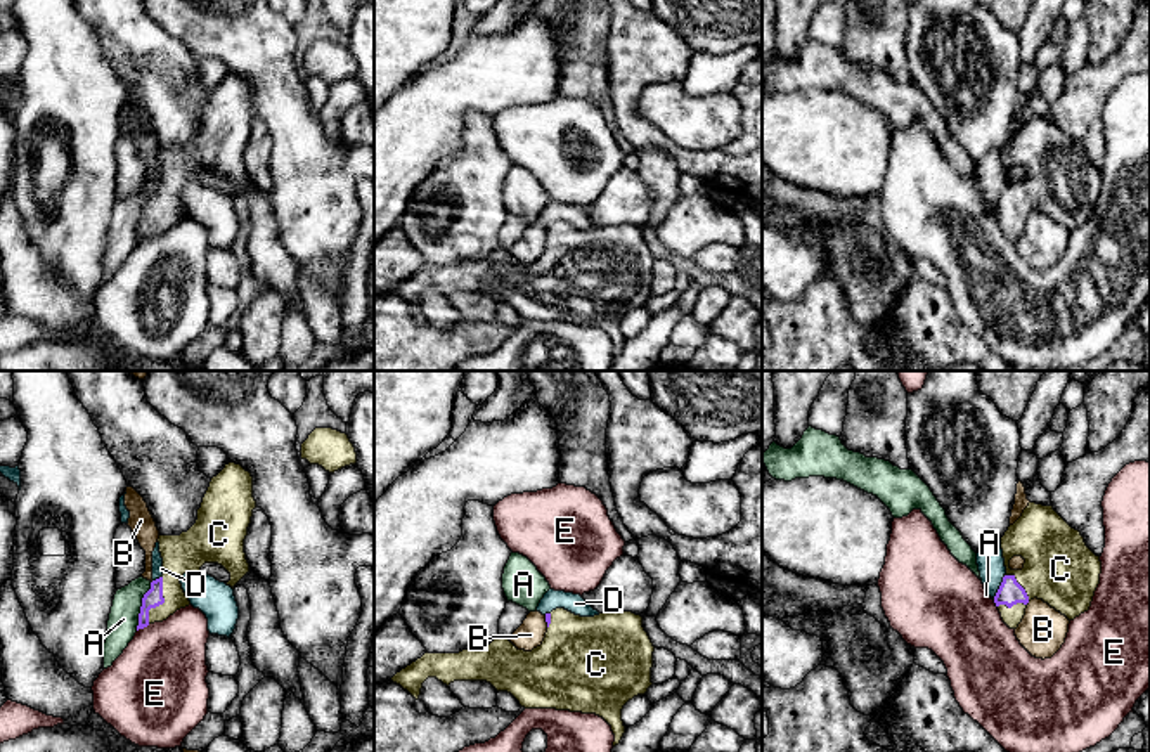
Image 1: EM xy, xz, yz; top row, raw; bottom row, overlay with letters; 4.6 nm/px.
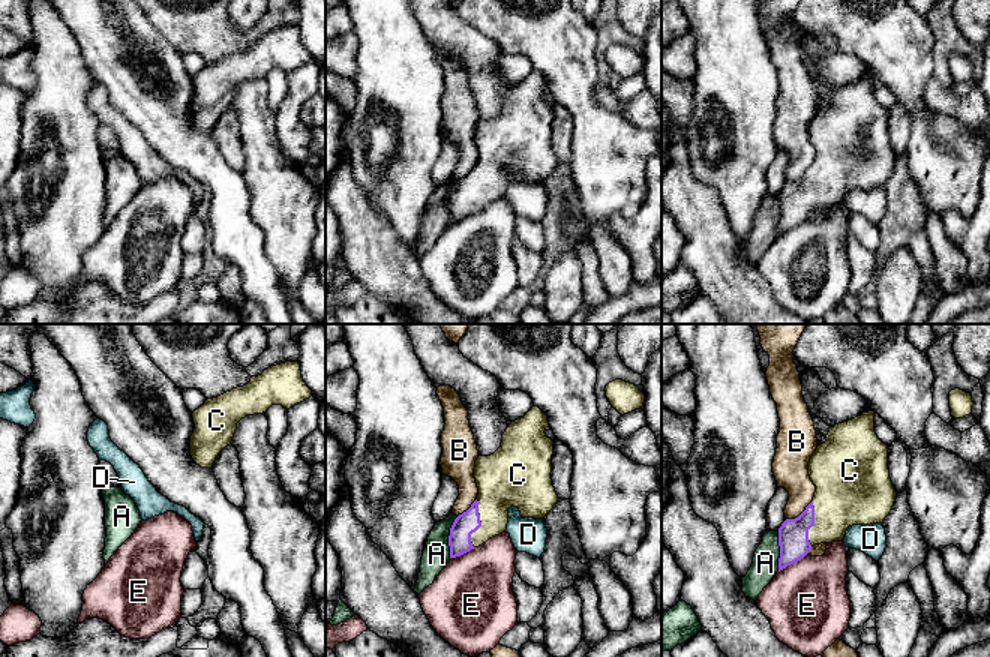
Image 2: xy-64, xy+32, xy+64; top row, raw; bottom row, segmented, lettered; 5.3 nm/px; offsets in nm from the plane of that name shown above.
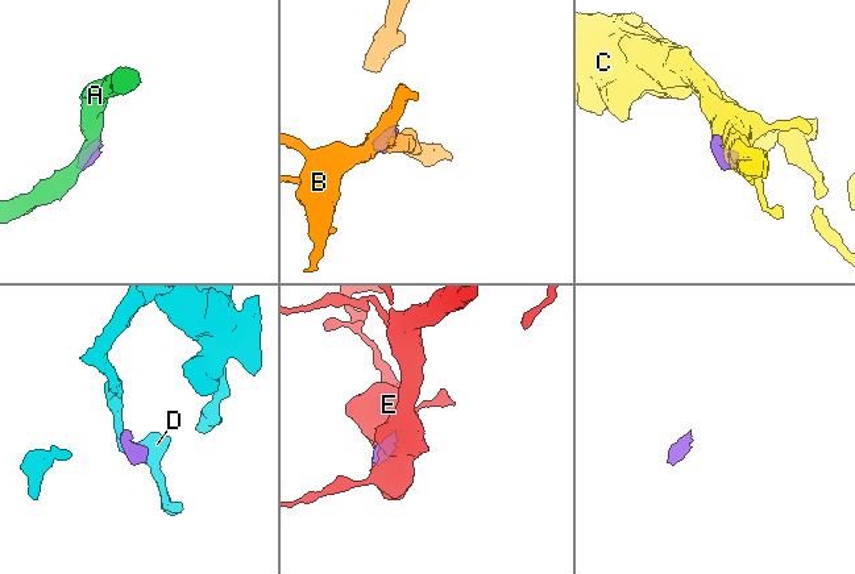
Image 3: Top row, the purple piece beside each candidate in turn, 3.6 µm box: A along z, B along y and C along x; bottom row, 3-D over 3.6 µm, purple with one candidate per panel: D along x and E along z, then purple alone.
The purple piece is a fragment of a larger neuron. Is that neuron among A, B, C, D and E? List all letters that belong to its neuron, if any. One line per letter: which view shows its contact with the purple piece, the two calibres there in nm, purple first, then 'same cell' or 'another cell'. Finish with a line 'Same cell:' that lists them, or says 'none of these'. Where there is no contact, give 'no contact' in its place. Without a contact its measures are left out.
A: xy | 90/140 nm | another cell
B: xz | 30/130 nm | another cell
C: yz | 120/320 nm | same cell
D: yz | 120/130 nm | another cell
E: xy | 90/420 nm | another cell
Same cell: C

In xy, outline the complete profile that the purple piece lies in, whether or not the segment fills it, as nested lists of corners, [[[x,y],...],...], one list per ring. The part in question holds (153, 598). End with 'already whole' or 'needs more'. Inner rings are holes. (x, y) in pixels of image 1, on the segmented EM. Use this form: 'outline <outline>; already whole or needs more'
outline [[[225,464],[210,482],[196,523],[180,535],[159,535],[165,572],[142,598],[137,631],[189,606],[180,580],[185,572],[201,572],[204,563],[222,565],[234,589],[249,572],[244,539],[255,508],[251,473],[241,464]]]; needs more

